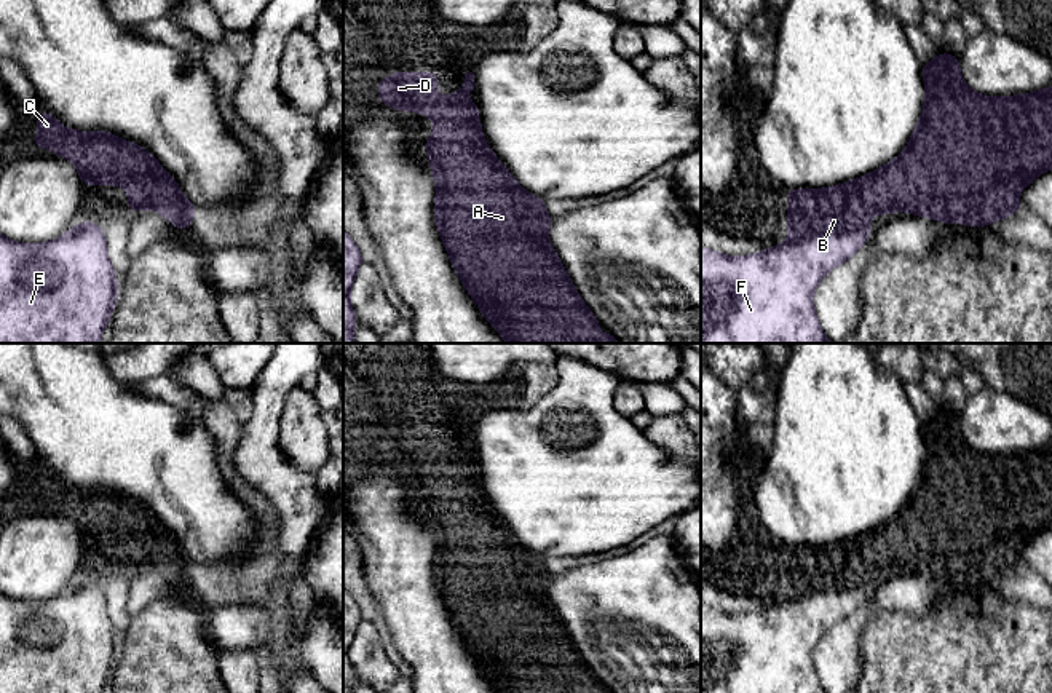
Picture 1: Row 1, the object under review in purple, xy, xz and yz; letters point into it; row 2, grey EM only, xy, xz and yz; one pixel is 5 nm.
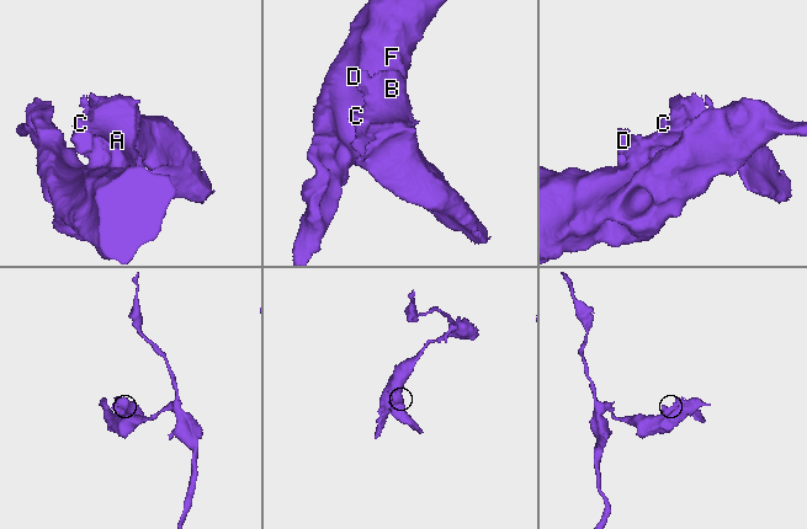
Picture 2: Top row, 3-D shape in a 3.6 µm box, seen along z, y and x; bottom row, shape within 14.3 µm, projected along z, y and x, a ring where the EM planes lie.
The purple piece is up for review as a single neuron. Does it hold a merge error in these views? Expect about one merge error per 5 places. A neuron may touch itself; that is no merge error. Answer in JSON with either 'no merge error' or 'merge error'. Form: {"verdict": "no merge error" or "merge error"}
{"verdict": "no merge error"}

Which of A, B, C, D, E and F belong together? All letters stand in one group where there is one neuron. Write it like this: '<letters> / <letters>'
A B C D E F

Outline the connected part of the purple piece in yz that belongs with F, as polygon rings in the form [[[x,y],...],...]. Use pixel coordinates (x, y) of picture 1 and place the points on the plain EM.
[[[940,409],[940,412],[931,420],[923,423],[923,438],[926,442],[926,457],[921,468],[921,476],[899,514],[876,529],[844,540],[841,543],[827,546],[805,546],[787,548],[790,565],[787,567],[787,586],[789,597],[784,602],[771,604],[761,610],[730,615],[718,608],[710,608],[701,604],[701,693],[825,693],[816,666],[813,663],[813,651],[822,636],[835,624],[844,621],[852,615],[867,599],[872,584],[872,572],[896,572],[897,568],[907,568],[912,573],[927,573],[929,578],[940,578],[948,581],[967,581],[975,586],[982,586],[987,581],[1010,575],[1022,562],[1018,551],[1039,532],[1052,527],[1052,444],[1041,449],[1018,453],[987,455],[972,449],[961,436],[959,415]]]

